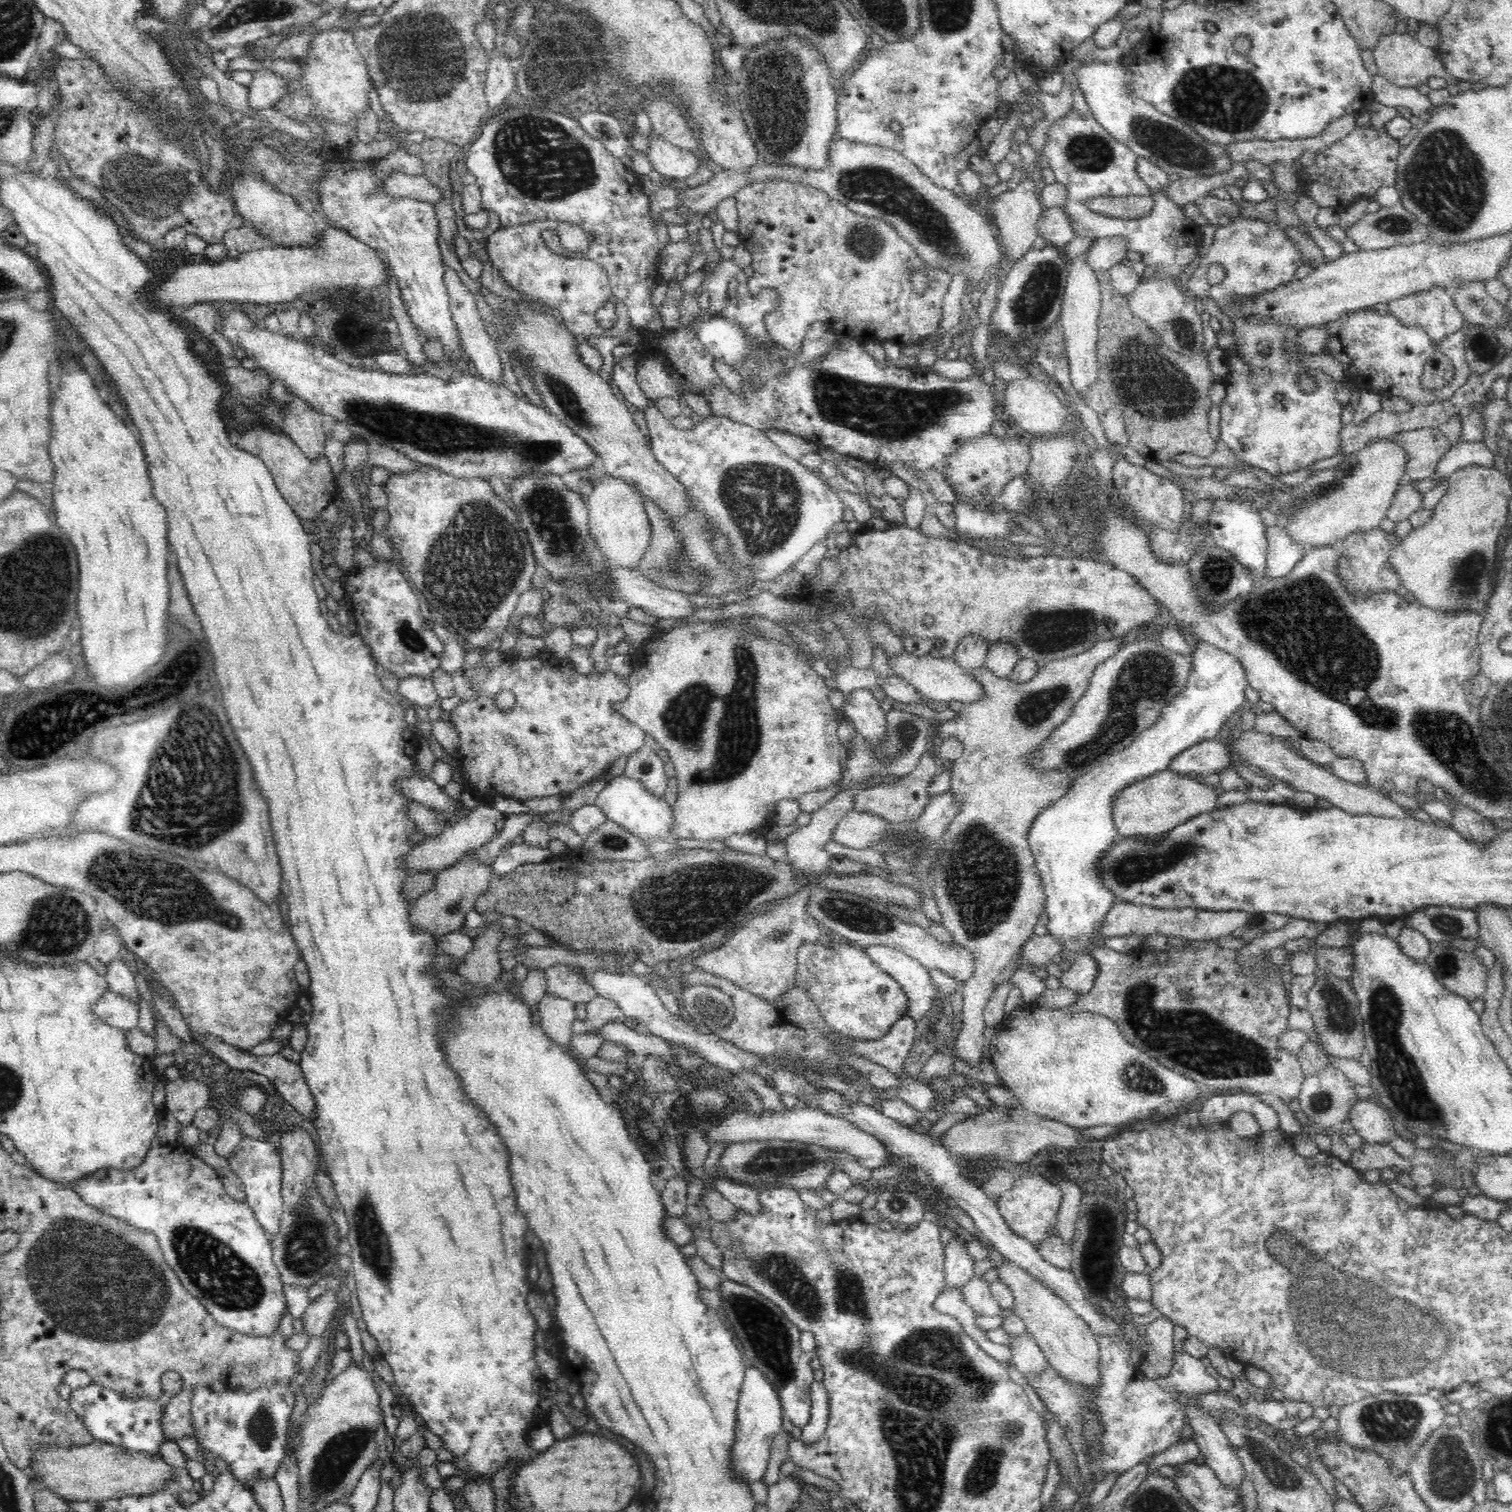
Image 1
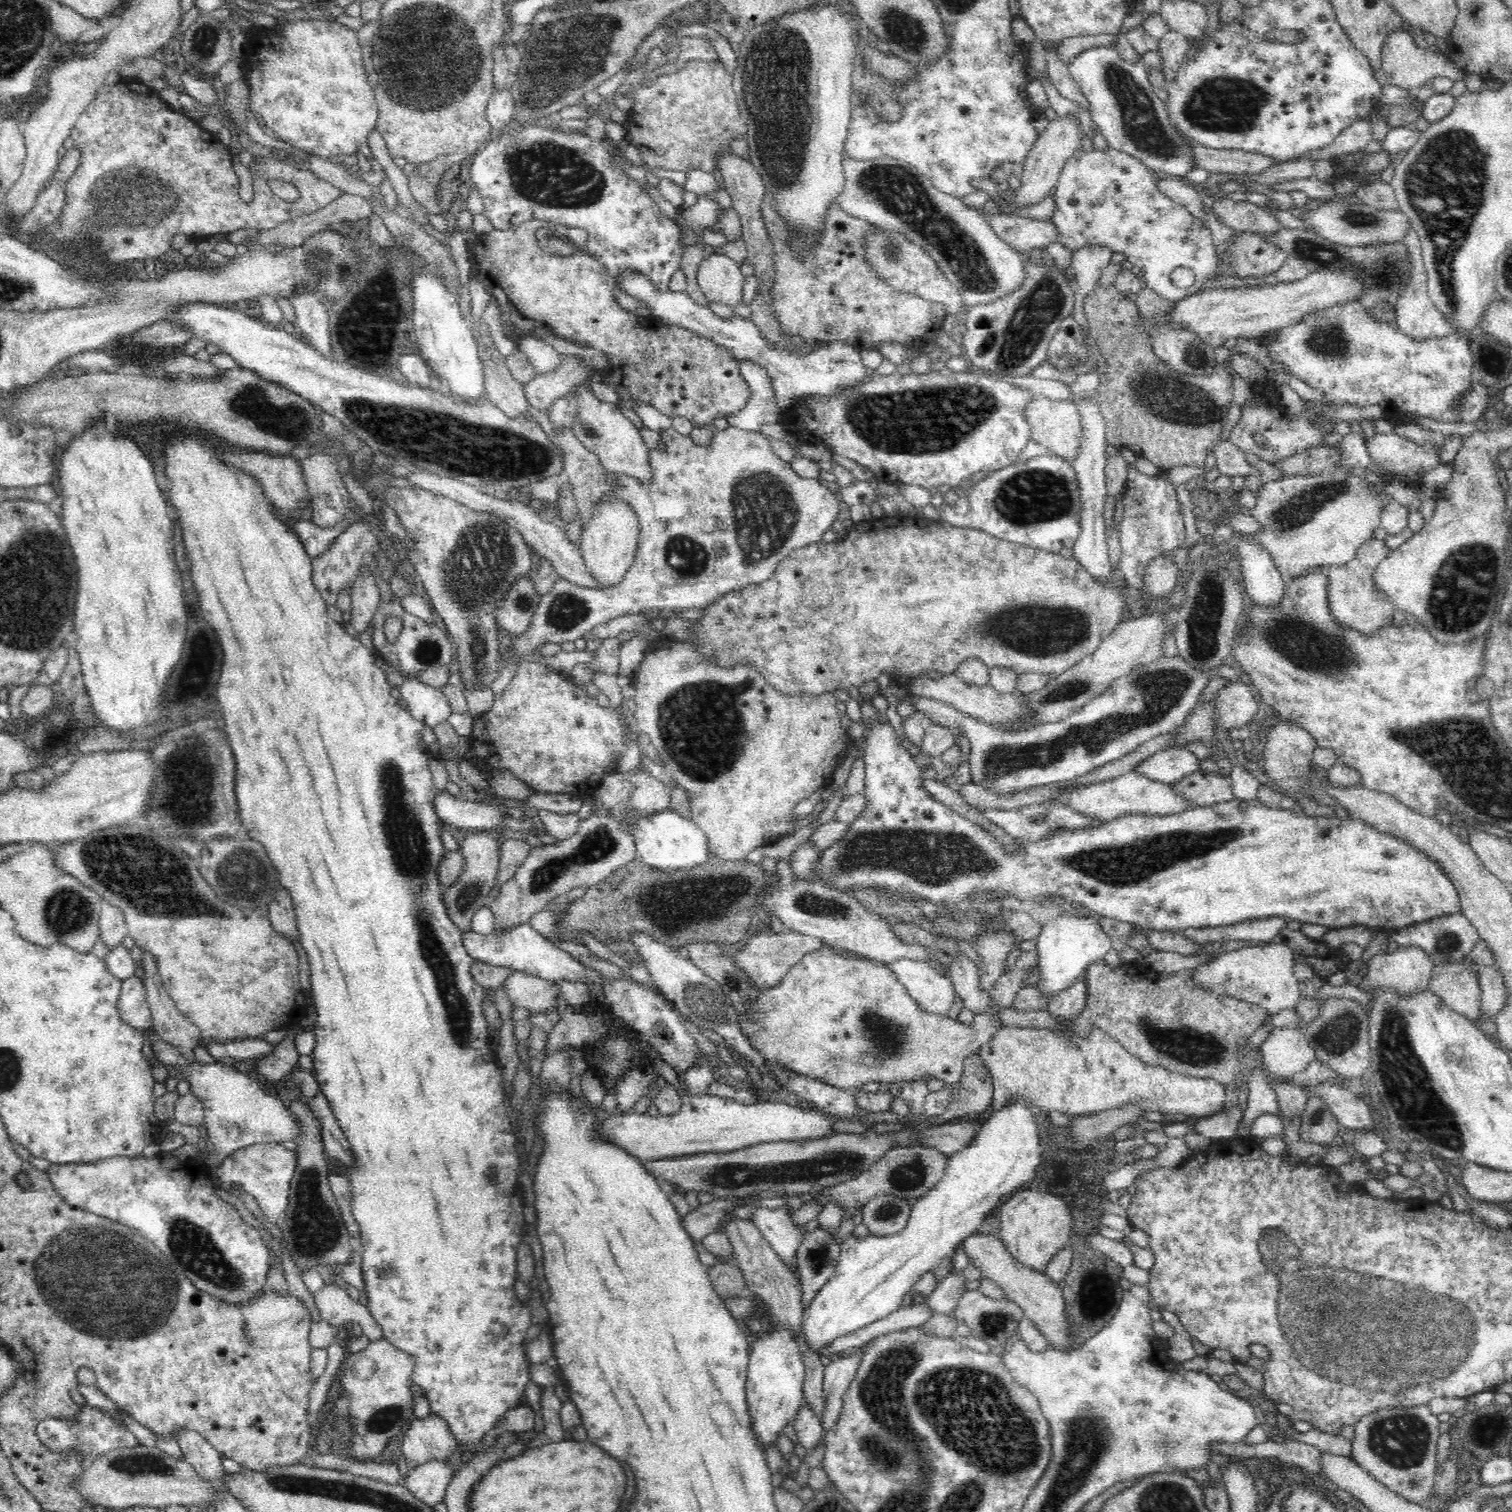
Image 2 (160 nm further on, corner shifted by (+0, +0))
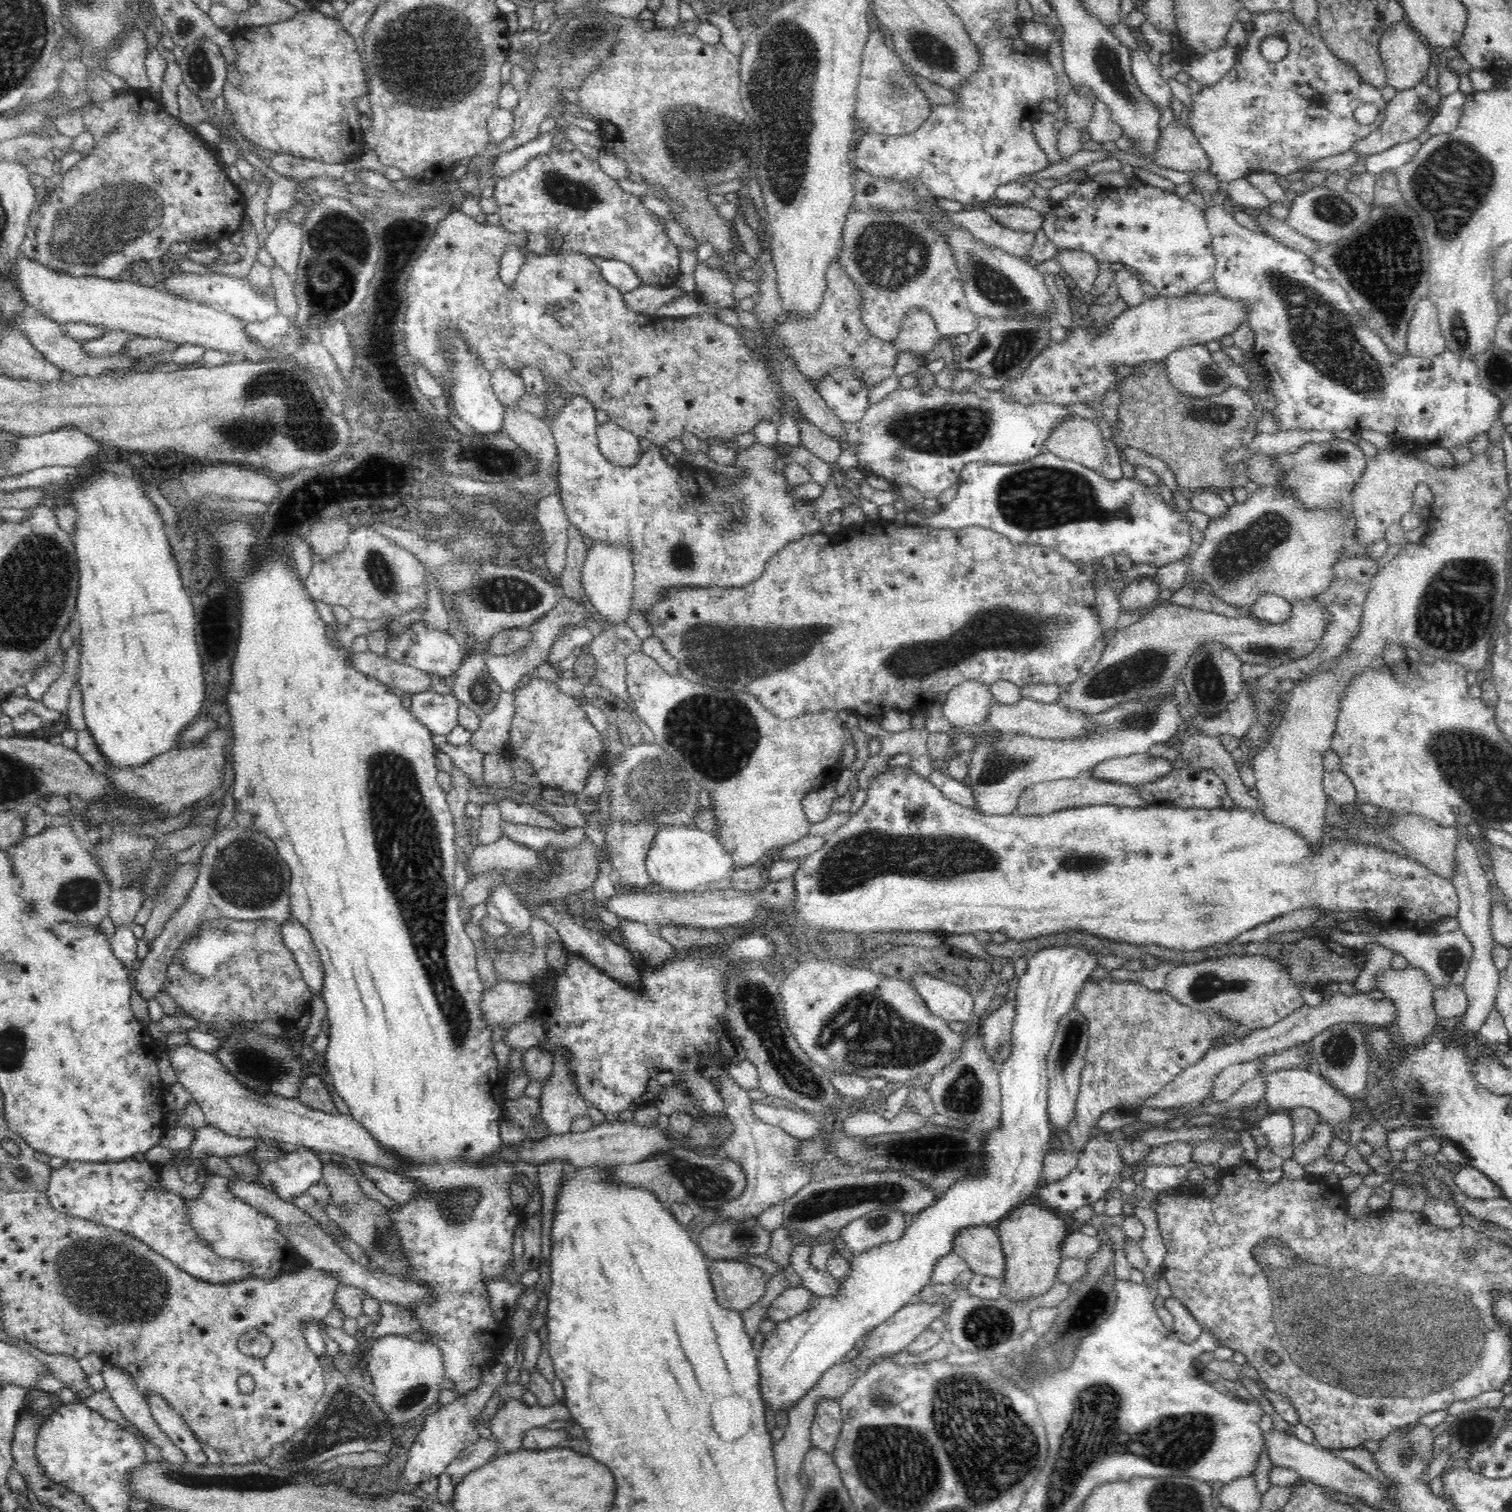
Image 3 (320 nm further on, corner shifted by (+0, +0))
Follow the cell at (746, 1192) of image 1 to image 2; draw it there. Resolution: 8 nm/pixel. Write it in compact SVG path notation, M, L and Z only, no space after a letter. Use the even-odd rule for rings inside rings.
M760 1207L752 1214L750 1220L760 1229L762 1236L772 1245L789 1270L794 1270L798 1265L796 1254L802 1244L802 1231L792 1223L788 1211Z

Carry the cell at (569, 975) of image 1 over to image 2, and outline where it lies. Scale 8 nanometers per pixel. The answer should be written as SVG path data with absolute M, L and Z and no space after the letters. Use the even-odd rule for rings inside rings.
M518 971L504 981L503 989L516 1009L526 1008L531 1015L552 1009L560 992L554 981Z

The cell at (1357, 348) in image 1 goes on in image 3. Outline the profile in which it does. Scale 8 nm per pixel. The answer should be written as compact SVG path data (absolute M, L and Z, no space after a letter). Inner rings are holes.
M1209 204L1208 209L1205 210L1204 217L1206 217L1206 224L1211 232L1211 241L1213 244L1214 256L1216 259L1215 271L1213 274L1213 281L1216 283L1215 291L1230 300L1241 300L1247 306L1246 320L1247 325L1254 332L1256 342L1251 350L1251 355L1256 362L1262 366L1267 376L1271 380L1271 393L1277 406L1273 411L1276 422L1278 423L1277 432L1282 430L1351 430L1357 436L1364 430L1376 430L1376 432L1383 432L1389 437L1393 438L1398 433L1397 442L1402 447L1412 448L1414 451L1422 451L1432 446L1439 446L1440 448L1454 448L1465 444L1469 447L1474 438L1478 434L1486 434L1488 430L1496 424L1496 420L1500 419L1500 412L1504 404L1489 390L1486 390L1478 382L1478 367L1473 361L1474 358L1462 358L1449 350L1444 350L1442 354L1434 356L1434 358L1420 358L1413 354L1406 354L1406 356L1398 356L1394 354L1386 343L1378 337L1378 335L1371 332L1365 320L1360 316L1356 307L1352 304L1348 293L1338 283L1331 279L1318 279L1314 275L1314 264L1310 261L1310 257L1306 253L1299 250L1291 249L1290 247L1276 241L1274 237L1270 237L1262 230L1252 231L1236 222L1236 218L1231 211L1225 206L1214 206ZM1310 398L1318 398L1319 404L1310 404ZM1402 438L1408 438L1409 441L1404 441Z

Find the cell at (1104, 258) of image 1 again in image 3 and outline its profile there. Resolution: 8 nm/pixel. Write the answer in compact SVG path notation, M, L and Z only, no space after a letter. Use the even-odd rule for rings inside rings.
M1064 249L1055 254L1055 259L1060 263L1062 274L1076 281L1083 296L1094 286L1099 267L1098 261L1091 254Z

